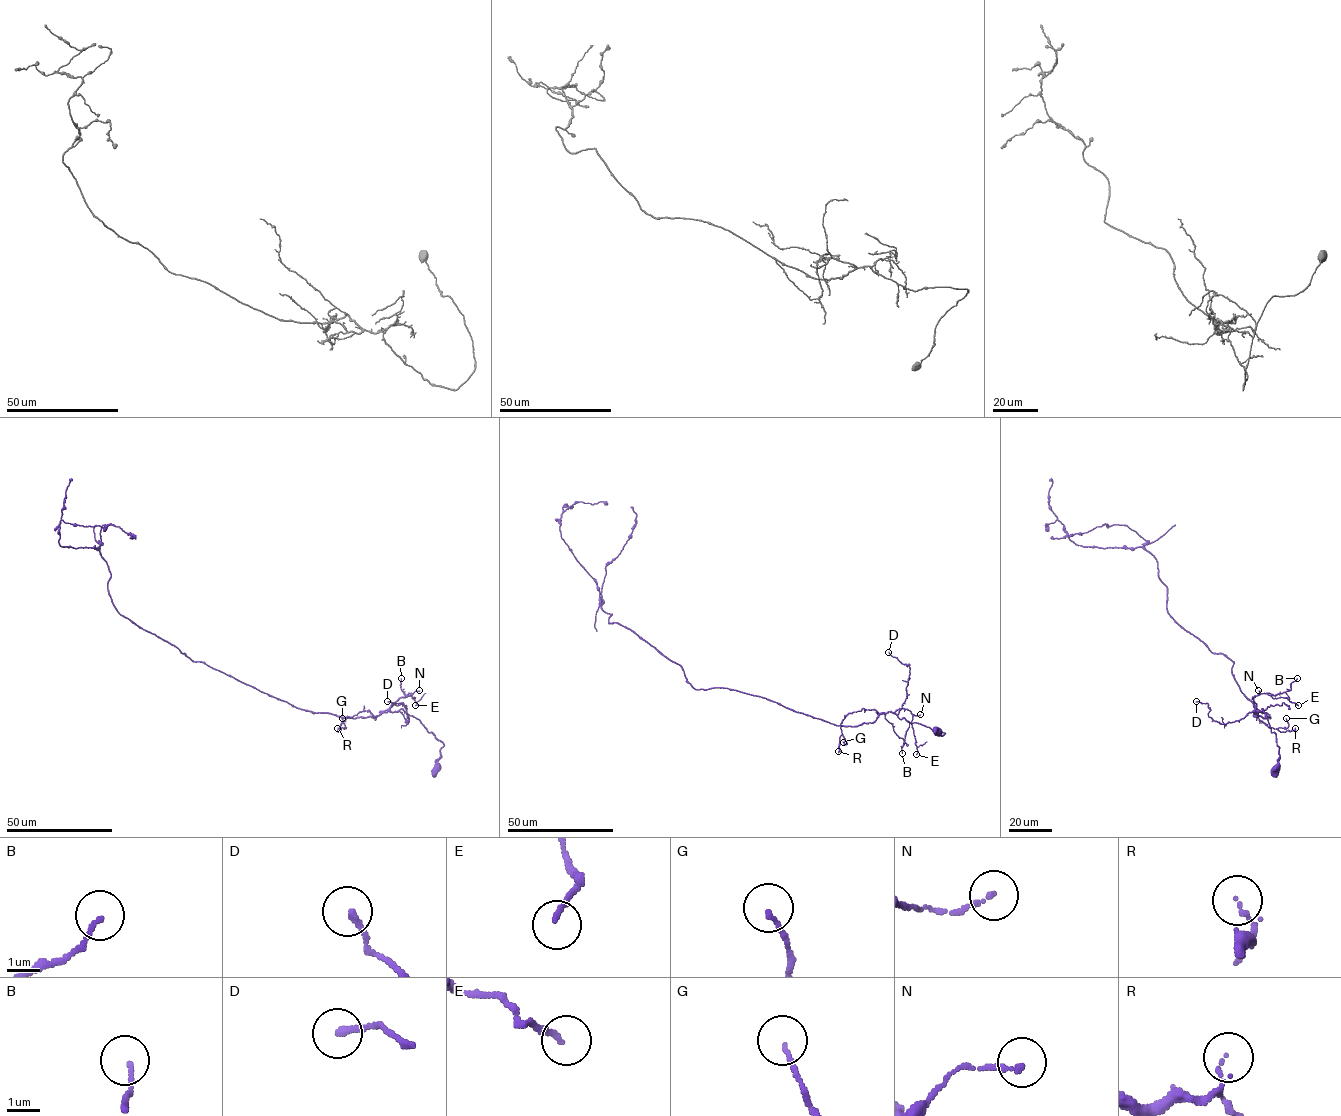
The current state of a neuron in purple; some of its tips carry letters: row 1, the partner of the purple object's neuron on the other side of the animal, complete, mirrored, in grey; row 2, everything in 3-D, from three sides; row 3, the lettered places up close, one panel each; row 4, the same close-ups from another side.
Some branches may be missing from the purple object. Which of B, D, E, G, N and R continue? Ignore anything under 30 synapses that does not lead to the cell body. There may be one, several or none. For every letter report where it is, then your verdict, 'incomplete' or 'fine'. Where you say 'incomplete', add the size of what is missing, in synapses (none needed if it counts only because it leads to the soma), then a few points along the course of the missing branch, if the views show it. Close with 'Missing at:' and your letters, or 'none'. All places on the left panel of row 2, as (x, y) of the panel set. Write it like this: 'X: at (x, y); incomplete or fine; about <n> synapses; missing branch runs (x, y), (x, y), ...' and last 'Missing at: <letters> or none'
B: at (401, 678); fine
D: at (387, 701); fine
E: at (415, 705); fine
G: at (342, 718); fine
N: at (419, 690); fine
R: at (337, 728); fine
Missing at: none

